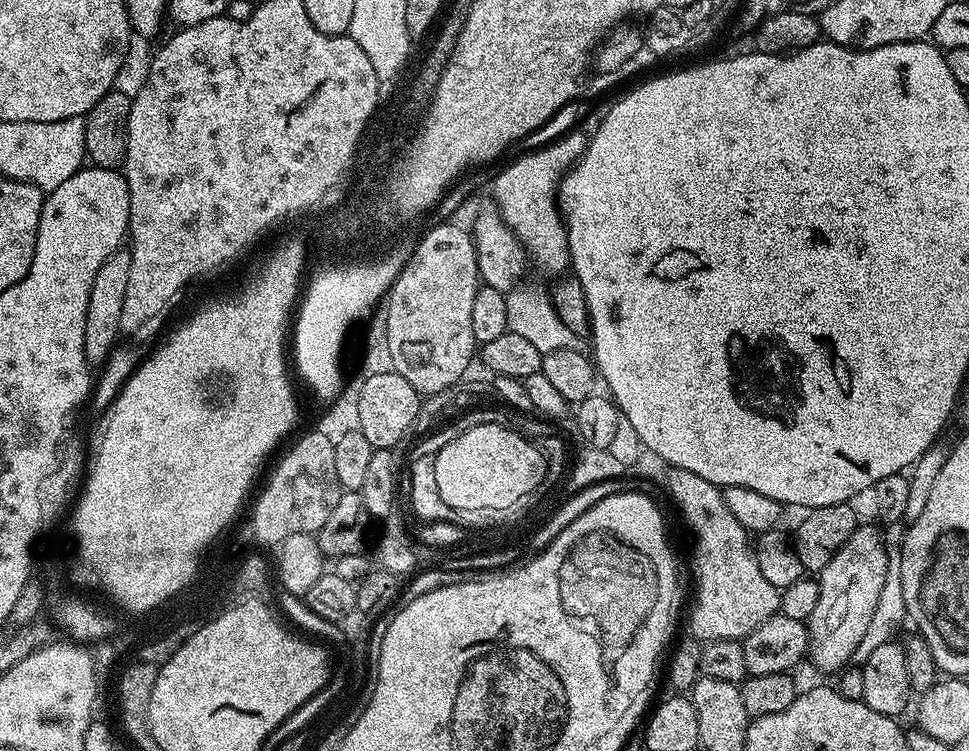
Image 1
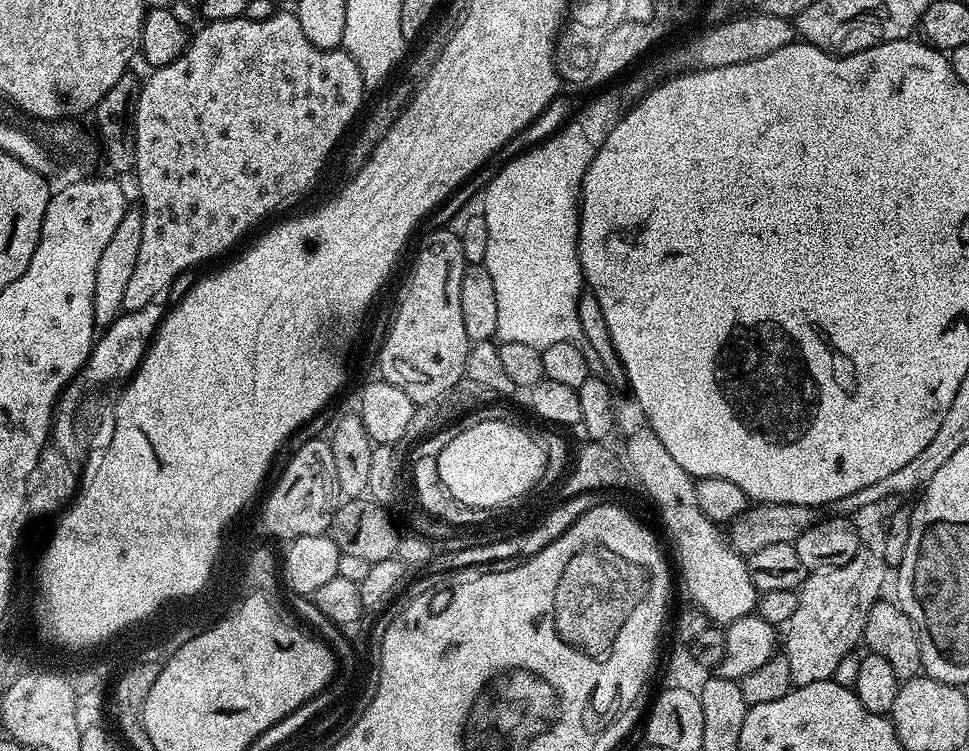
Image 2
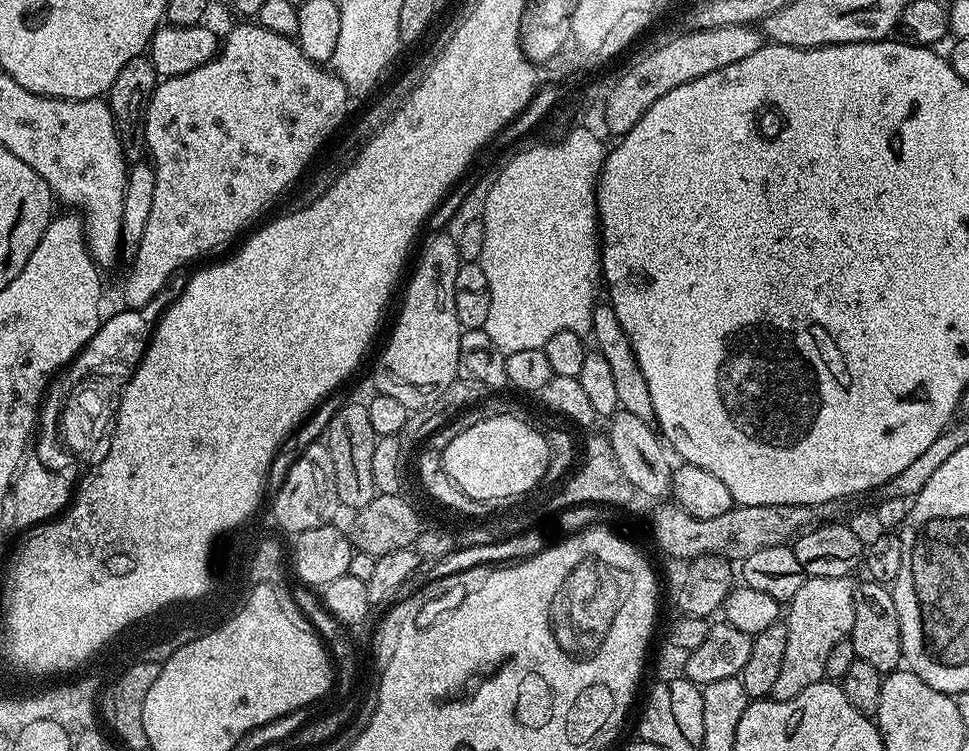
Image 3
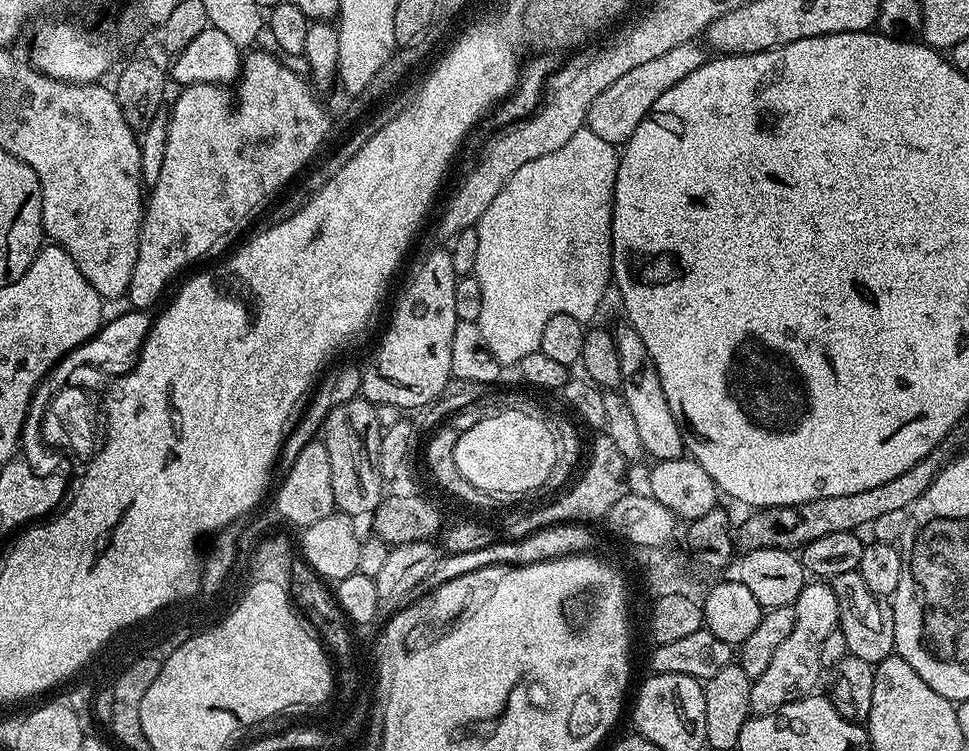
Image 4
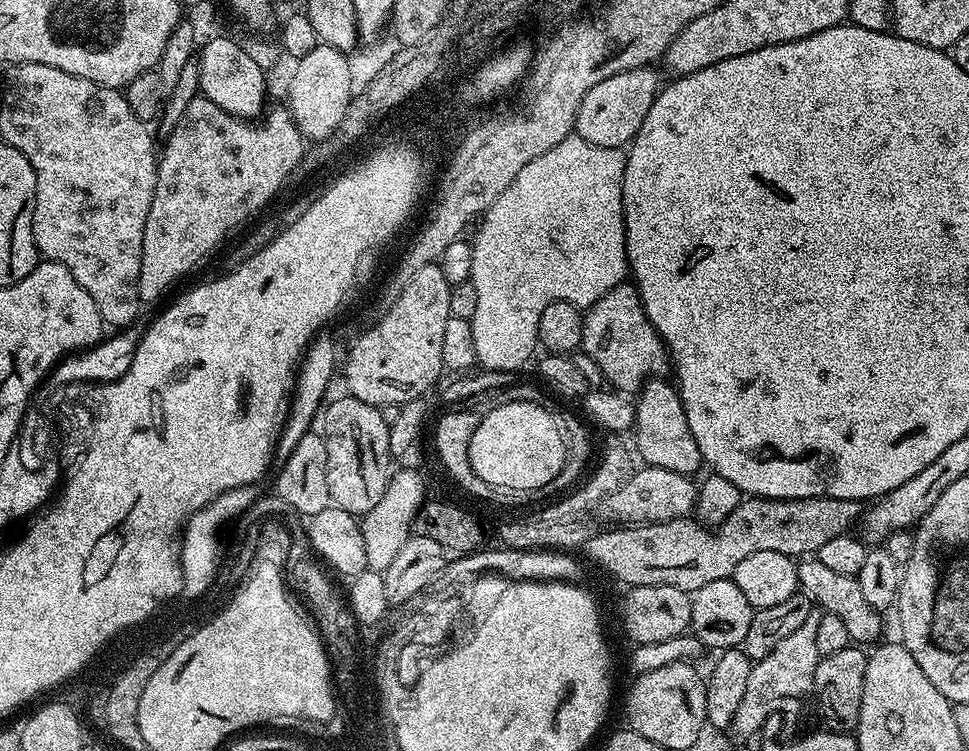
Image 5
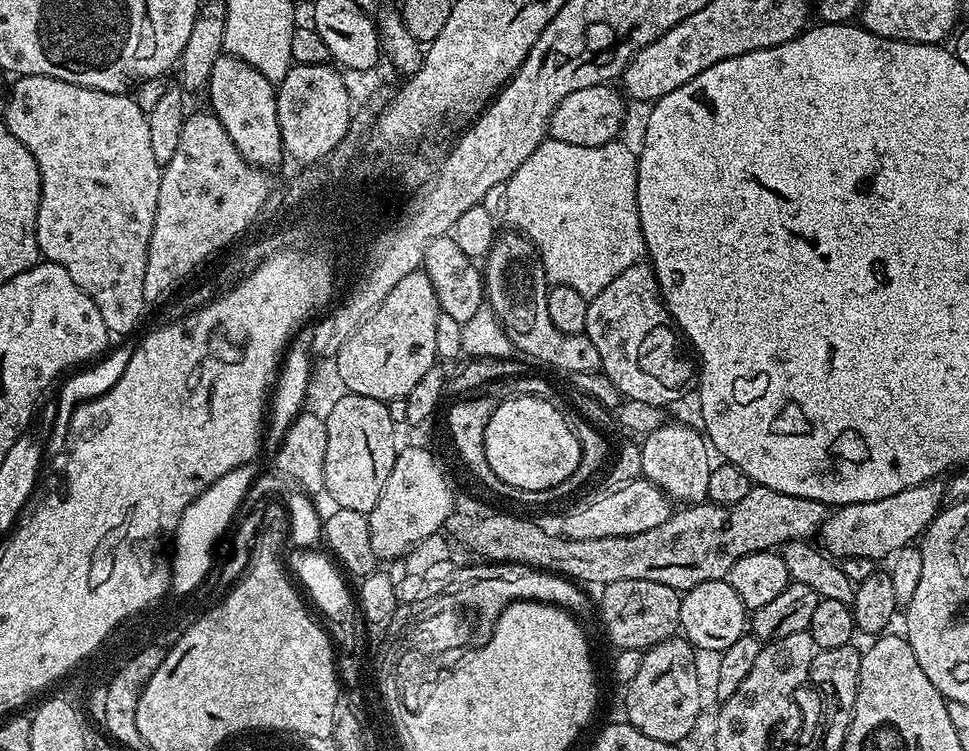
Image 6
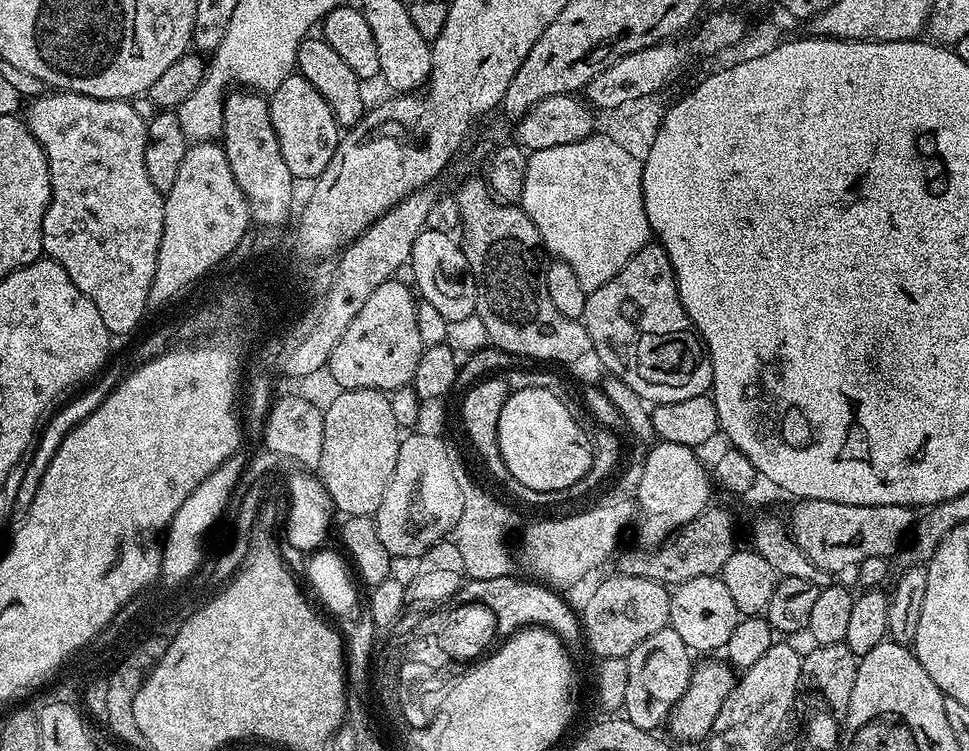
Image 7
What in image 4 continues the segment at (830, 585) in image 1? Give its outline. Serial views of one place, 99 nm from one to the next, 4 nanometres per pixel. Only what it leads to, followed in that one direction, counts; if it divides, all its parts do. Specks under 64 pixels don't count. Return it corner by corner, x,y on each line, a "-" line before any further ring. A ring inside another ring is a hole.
808,582
798,594
794,607
796,610
794,630
790,630
790,635
783,640
782,646
778,646
770,666
766,666
765,672
752,681
750,706
753,713
777,712
783,704
801,700
815,689
812,687
819,682
822,675
820,667
822,642
826,634
837,631
840,622
838,598
827,583

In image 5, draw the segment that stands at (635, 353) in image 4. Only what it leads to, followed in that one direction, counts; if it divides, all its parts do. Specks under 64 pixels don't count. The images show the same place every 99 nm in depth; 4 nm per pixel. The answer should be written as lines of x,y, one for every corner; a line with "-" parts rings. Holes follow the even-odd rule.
664,378
645,380
643,388
635,397
634,448
647,467
674,470
683,476
692,476
702,468
698,442
694,442
694,434
690,434
690,422
686,422
686,410
675,383
668,381
667,384
666,381

